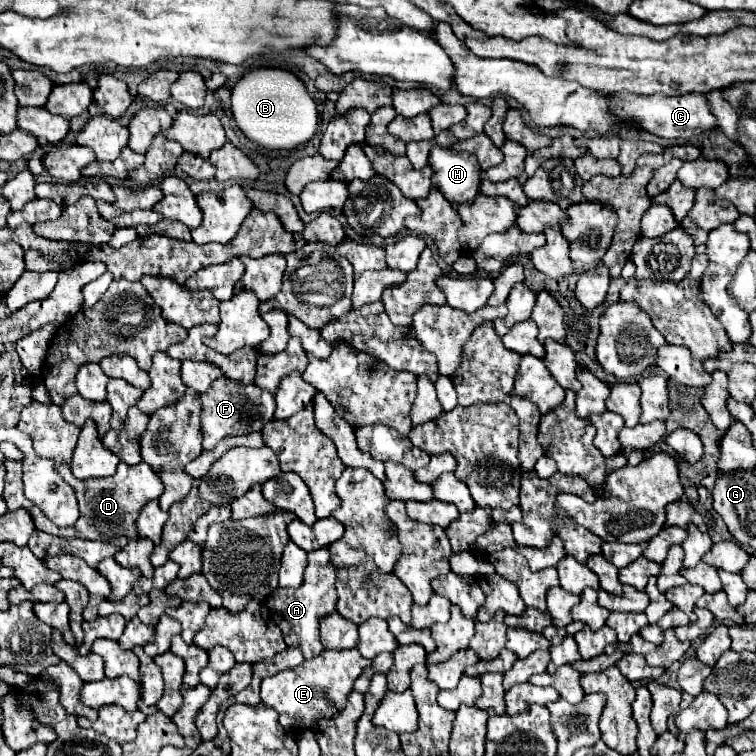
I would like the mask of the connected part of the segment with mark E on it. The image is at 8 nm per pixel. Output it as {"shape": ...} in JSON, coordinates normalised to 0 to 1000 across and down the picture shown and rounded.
{"shape":[[[429,860],[413,873],[402,873],[394,884],[378,884],[365,894],[347,899],[344,923],[347,931],[362,937],[373,955],[384,955],[397,963],[410,963],[423,950],[439,950],[447,944],[460,926],[468,899],[479,892],[479,886],[489,878],[489,873],[479,870],[476,862],[468,860]]]}

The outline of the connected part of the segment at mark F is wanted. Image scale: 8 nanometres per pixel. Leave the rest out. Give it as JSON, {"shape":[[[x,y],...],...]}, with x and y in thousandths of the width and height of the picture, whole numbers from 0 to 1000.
{"shape":[[[299,497],[283,503],[283,508],[267,521],[267,579],[270,593],[283,593],[286,585],[291,585],[296,577],[312,577],[312,574],[333,574],[344,571],[349,561],[354,561],[362,553],[362,524],[339,508],[320,508],[315,503],[304,503]]]}

